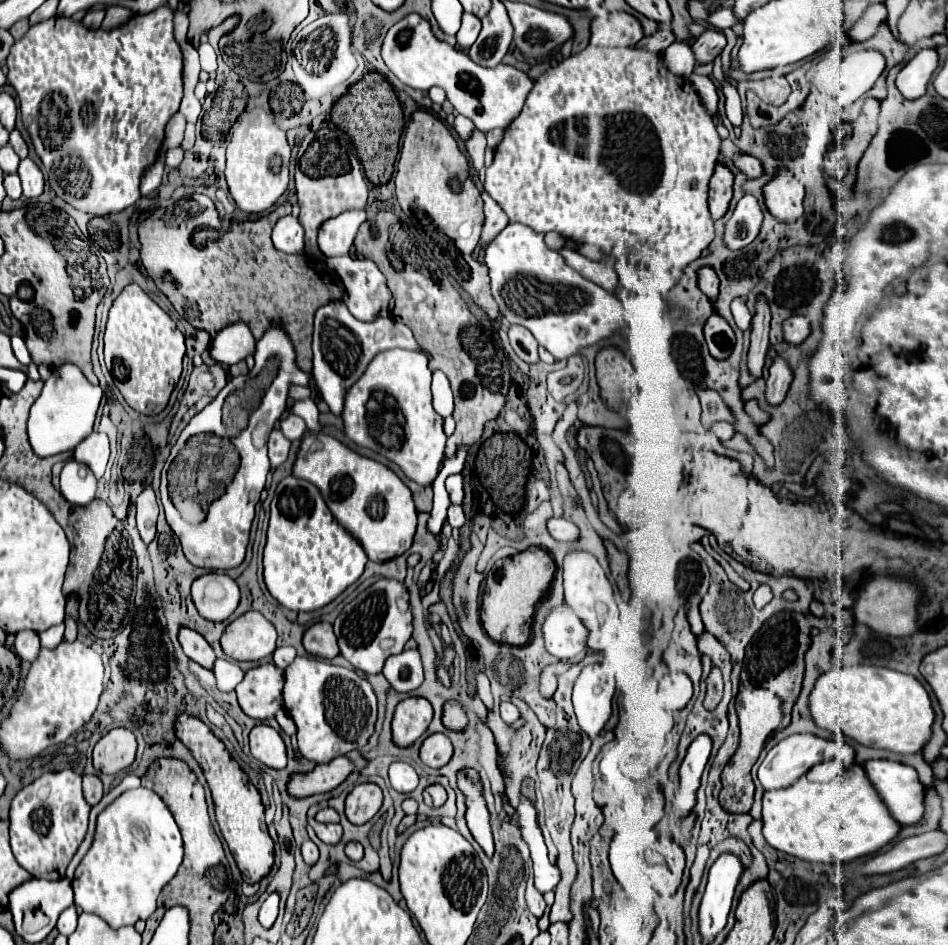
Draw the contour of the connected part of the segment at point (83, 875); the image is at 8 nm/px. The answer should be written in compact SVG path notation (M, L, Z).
M144 787L124 791L98 815L92 847L72 879L74 903L86 913L102 917L112 929L146 921L156 911L156 899L180 863L180 829L164 801Z

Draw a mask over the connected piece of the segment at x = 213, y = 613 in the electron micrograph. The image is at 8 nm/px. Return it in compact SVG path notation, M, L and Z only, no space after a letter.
M206 573L192 583L192 601L208 621L226 621L240 603L240 589L224 573Z

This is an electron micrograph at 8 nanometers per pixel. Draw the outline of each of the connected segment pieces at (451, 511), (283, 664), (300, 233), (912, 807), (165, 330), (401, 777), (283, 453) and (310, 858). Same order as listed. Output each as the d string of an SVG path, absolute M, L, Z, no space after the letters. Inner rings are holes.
M450 505L448 507L448 523L454 527L454 529L458 529L458 527L462 527L464 525L464 513L462 513L462 507L460 505Z
M278 647L274 651L274 663L280 667L280 669L286 669L296 657L296 649L294 647Z
M282 217L272 230L271 239L276 249L286 254L304 253L304 229L296 217Z
M886 759L866 761L866 775L900 825L916 823L924 813L924 785L910 765Z
M128 285L112 303L106 335L104 357L124 401L142 415L158 415L168 405L184 359L184 335L176 323L136 285Z
M394 761L388 769L388 775L390 775L390 785L400 793L410 793L418 785L418 775L414 767L404 761Z
M274 429L268 441L268 455L270 455L272 467L282 465L288 459L288 451L290 451L290 441L282 435L280 429Z
M310 839L302 845L302 857L306 865L314 865L318 861L318 847Z

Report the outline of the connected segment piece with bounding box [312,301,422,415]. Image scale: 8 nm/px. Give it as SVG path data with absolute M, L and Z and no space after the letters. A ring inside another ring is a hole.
M342 301L330 303L330 305L320 307L316 311L316 315L314 315L314 343L312 343L312 353L314 353L312 377L316 381L316 387L322 395L322 399L328 403L328 407L332 409L334 415L338 415L342 409L346 389L354 381L358 381L358 377L364 373L364 369L372 361L372 357L380 351L394 349L394 347L422 351L420 345L416 343L412 331L406 325L392 321L392 317L380 315L370 323L358 321L356 317L352 317L352 313L346 309L346 305Z

